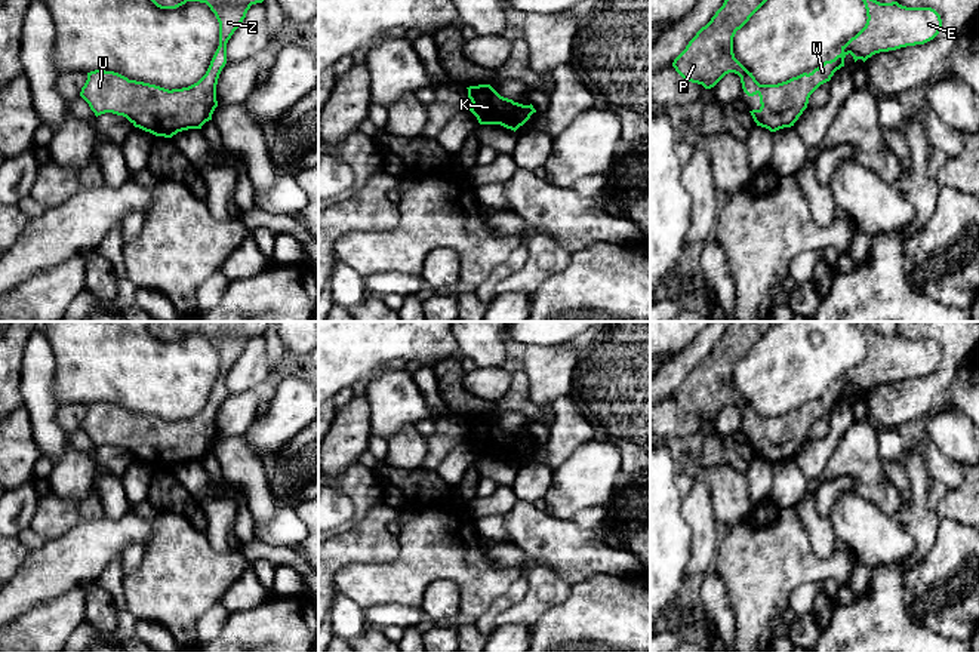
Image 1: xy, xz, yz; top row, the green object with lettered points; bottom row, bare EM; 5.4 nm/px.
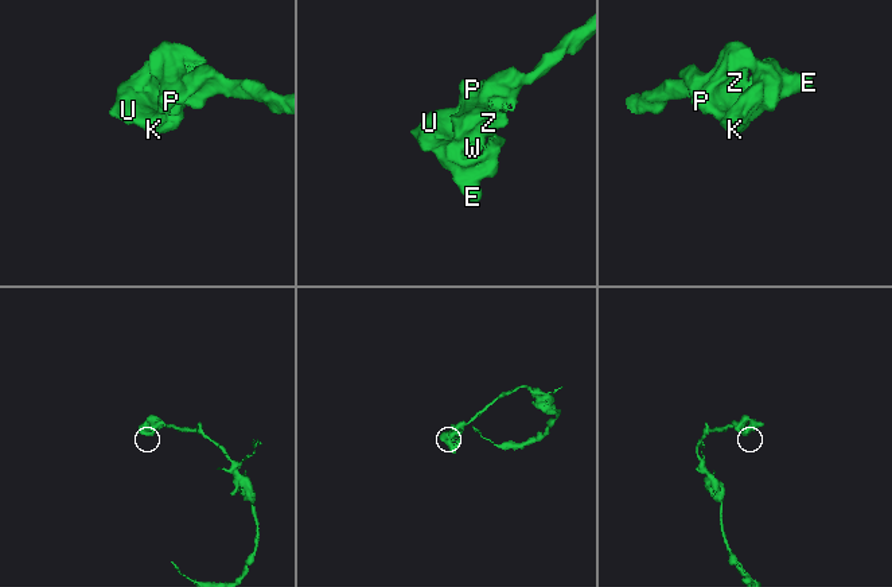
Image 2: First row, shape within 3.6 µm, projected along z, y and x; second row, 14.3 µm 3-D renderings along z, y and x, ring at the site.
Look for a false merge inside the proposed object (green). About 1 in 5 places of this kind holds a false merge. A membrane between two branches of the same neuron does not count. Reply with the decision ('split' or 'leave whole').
leave whole

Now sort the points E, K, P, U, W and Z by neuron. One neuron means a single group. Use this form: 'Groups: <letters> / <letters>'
Groups: E K P U W Z

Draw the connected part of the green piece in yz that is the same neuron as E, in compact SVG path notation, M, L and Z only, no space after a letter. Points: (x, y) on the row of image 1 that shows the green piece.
M724 0L711 21L696 33L686 49L674 59L672 67L683 79L702 84L705 89L714 87L729 73L738 74L744 92L748 96L760 96L761 107L749 111L754 122L757 126L766 127L770 132L794 126L807 108L810 95L821 84L829 82L837 70L844 67L844 58L849 53L853 56L855 62L858 59L865 62L880 52L924 44L933 40L942 28L940 15L932 7L906 7L898 1L880 3L877 0L862 0L868 16L866 24L855 37L841 46L840 55L831 61L825 61L809 74L803 73L778 84L760 84L752 73L735 58L733 37L766 1L767 0Z

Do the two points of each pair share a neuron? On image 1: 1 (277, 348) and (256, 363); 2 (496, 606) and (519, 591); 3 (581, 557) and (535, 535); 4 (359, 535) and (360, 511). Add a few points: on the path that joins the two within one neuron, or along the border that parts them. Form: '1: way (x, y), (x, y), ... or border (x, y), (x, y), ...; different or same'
1: border (262, 337), (267, 368), (270, 371); different
2: way (502, 603), (513, 596); same
3: way (569, 550), (547, 538); same
4: border (384, 500), (375, 504), (360, 520), (333, 535); different

